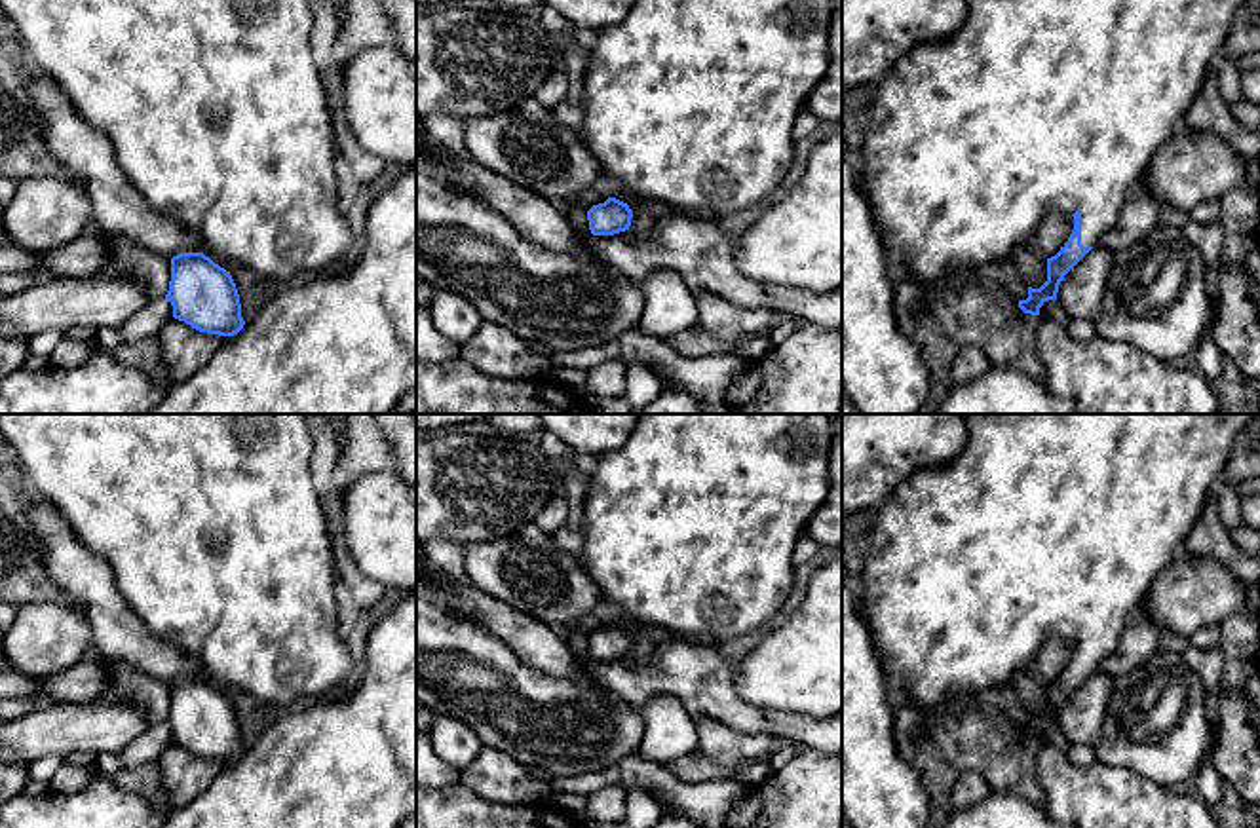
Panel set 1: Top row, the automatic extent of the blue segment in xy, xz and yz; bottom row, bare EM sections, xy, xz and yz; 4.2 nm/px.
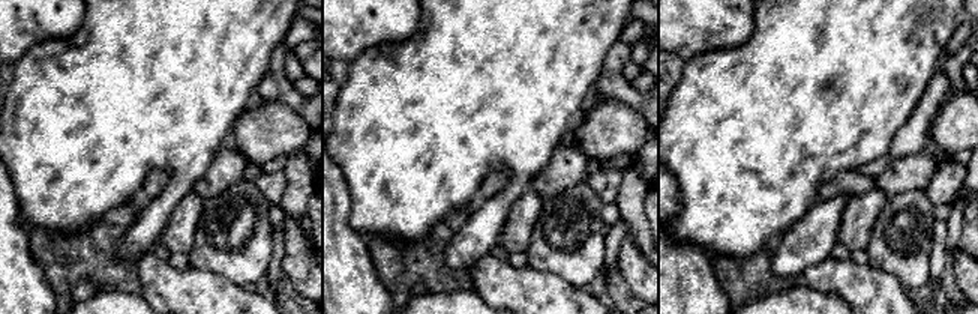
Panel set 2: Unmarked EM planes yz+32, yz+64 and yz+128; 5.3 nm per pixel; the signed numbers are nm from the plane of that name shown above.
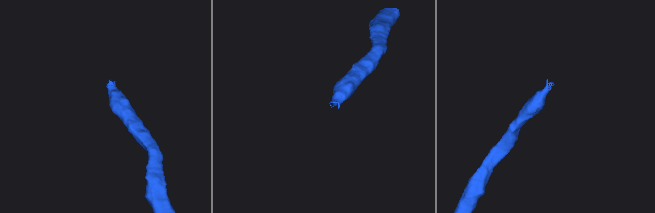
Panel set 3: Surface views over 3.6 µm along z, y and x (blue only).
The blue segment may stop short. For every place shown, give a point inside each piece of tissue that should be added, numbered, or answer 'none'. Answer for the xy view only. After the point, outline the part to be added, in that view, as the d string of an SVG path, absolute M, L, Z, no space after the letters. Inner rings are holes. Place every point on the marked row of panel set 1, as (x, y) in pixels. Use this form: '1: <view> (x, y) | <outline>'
none

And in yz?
1: yz (1032, 107) | M965 0L962 28L937 42L926 42L903 55L876 84L874 101L865 120L863 175L857 177L880 232L882 243L901 254L899 270L920 285L952 285L958 277L977 275L984 266L1003 262L1015 247L1034 243L1043 218L1055 211L1081 213L1081 245L1098 245L1140 184L1155 152L1184 125L1184 116L1197 97L1205 72L1220 57L1231 25L1249 0Z

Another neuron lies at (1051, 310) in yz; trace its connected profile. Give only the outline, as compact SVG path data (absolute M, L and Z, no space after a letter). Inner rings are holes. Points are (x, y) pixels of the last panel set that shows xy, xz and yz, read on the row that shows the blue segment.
M1059 300L1043 302L1043 306L1040 308L1040 317L1043 321L1053 321L1053 323L1057 323L1060 327L1068 327L1068 323L1072 321Z

